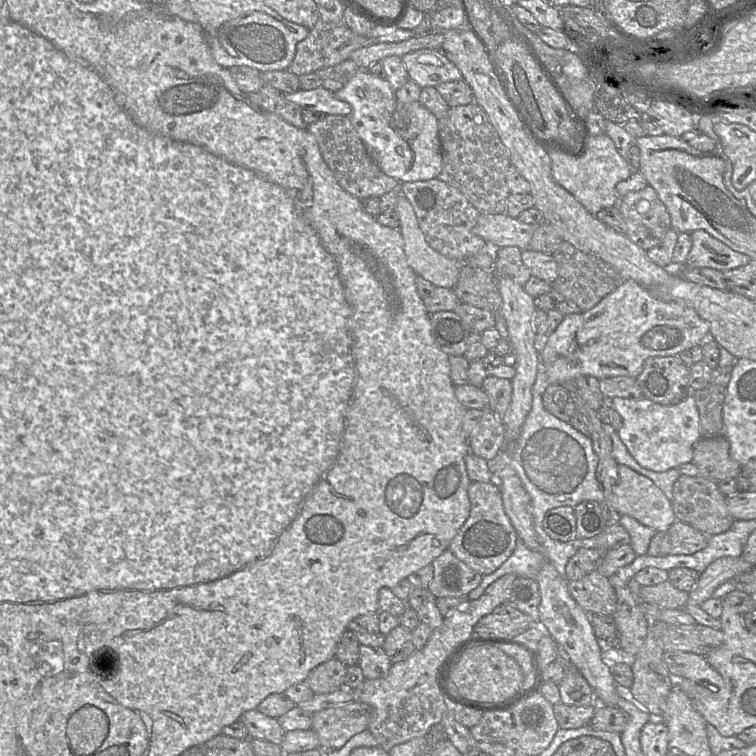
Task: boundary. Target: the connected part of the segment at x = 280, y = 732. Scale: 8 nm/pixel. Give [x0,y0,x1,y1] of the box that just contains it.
[239,709,286,745]

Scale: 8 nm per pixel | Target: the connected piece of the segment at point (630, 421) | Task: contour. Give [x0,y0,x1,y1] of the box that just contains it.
[612,395,701,472]

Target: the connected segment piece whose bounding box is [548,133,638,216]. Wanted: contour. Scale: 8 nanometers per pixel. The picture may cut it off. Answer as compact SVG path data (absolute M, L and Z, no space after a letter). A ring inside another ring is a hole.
M608 135L590 136L582 156L570 156L559 151L548 151L551 171L555 181L571 193L585 208L596 215L600 210L617 205L619 200L616 184L630 177L634 171L629 163L618 153Z

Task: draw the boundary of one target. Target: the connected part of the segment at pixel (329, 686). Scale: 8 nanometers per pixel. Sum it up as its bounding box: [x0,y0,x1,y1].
[303,658,347,694]

